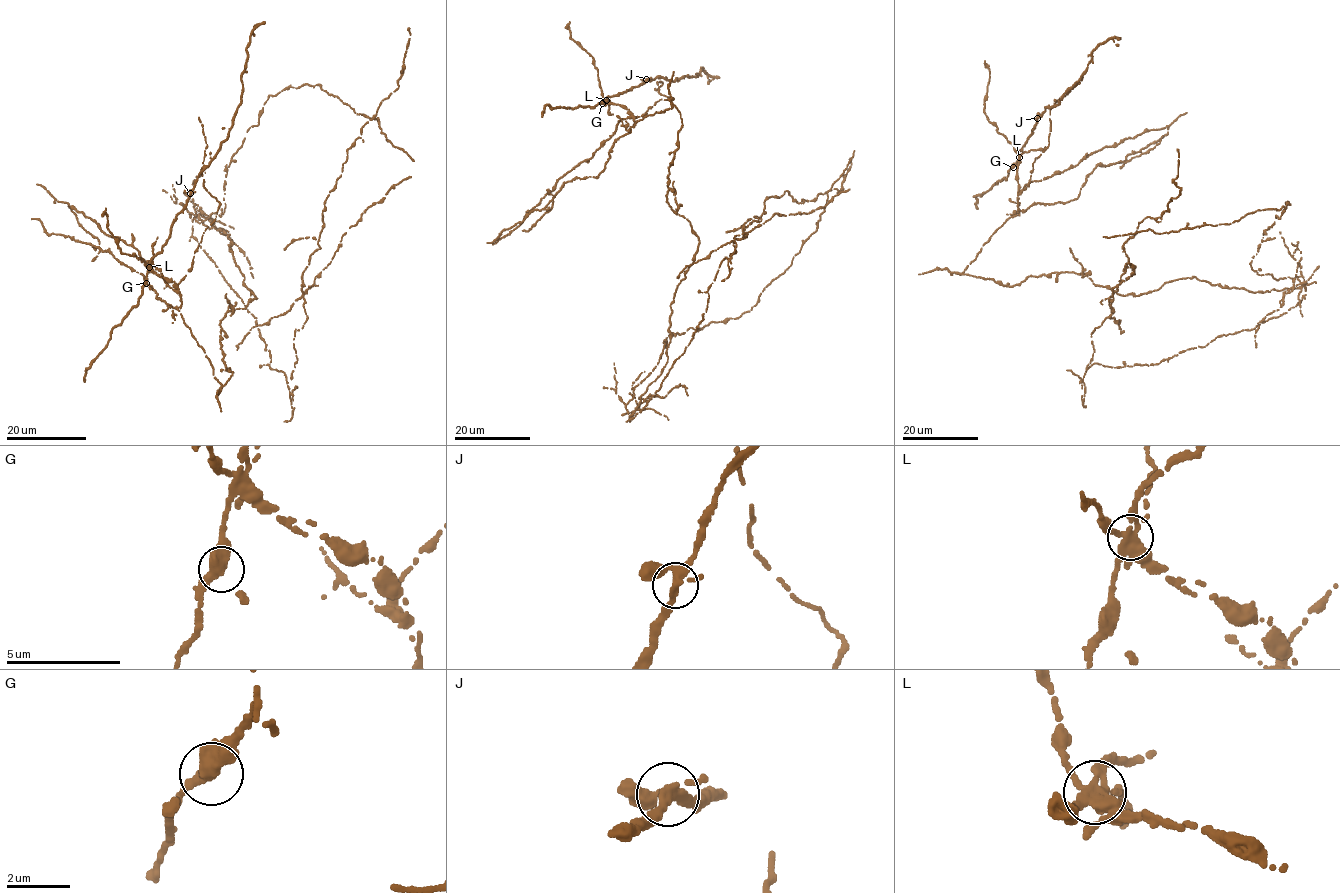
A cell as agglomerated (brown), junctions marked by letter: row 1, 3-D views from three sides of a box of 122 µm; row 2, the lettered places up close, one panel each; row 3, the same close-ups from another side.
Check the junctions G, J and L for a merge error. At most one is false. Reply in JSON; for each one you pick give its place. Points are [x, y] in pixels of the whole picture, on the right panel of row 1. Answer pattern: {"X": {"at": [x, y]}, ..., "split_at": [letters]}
{"L": {"at": [1019, 157]}, "split_at": ["L"]}

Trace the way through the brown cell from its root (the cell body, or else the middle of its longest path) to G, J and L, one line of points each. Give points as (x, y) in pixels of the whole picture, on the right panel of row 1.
G: (1267, 291), (1195, 276), (1121, 295), (1088, 272), (1013, 286), (958, 274), (1016, 214), (1019, 159), (1013, 167)
J: (1267, 291), (1195, 276), (1121, 295), (1088, 272), (1013, 286), (958, 274), (1016, 214), (1018, 151), (1037, 118)
L: (1267, 291), (1195, 276), (1121, 295), (1088, 272), (1029, 275), (1013, 286), (958, 274), (1016, 214), (1018, 157)

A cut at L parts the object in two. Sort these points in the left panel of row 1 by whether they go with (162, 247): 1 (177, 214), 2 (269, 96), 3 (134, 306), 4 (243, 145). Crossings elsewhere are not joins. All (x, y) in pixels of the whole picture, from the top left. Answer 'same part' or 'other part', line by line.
1: same part
2: other part
3: same part
4: other part

